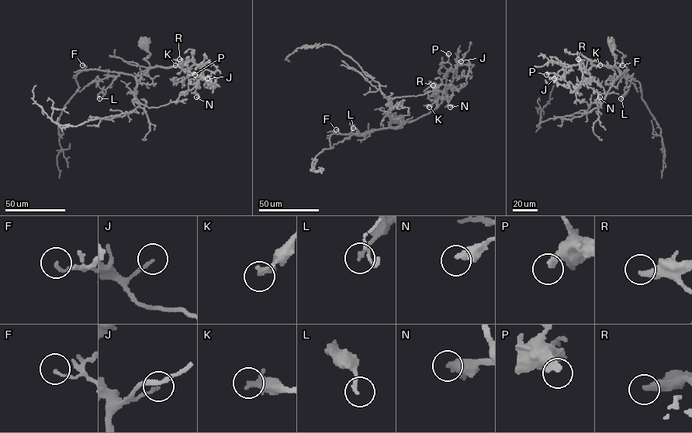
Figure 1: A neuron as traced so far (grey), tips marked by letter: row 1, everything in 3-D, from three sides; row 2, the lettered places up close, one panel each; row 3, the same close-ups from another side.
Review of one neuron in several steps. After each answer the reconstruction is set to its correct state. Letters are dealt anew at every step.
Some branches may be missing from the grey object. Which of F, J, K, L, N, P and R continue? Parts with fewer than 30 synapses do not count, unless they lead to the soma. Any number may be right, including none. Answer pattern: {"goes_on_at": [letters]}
{"goes_on_at": ["R"]}

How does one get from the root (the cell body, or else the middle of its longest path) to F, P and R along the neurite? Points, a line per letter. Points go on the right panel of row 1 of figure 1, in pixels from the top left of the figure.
F: (610, 44), (610, 50), (621, 76), (627, 70), (626, 67), (622, 65)
P: (610, 44), (616, 67), (590, 61), (578, 52), (578, 63), (568, 67), (562, 76), (554, 73), (546, 74)
R: (610, 44), (616, 67), (590, 61), (578, 52), (579, 64), (584, 69), (578, 59)

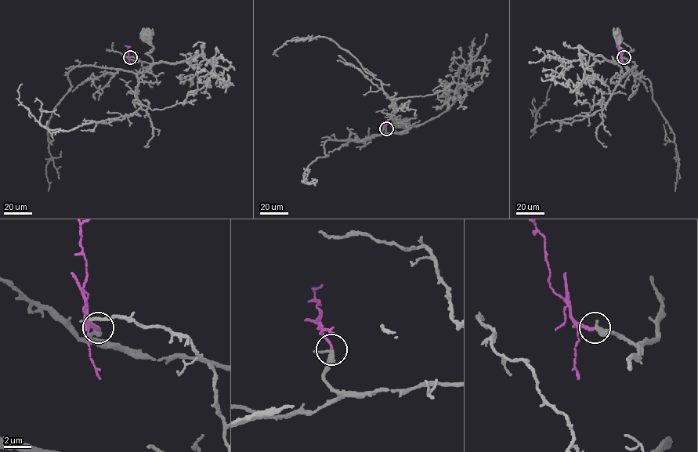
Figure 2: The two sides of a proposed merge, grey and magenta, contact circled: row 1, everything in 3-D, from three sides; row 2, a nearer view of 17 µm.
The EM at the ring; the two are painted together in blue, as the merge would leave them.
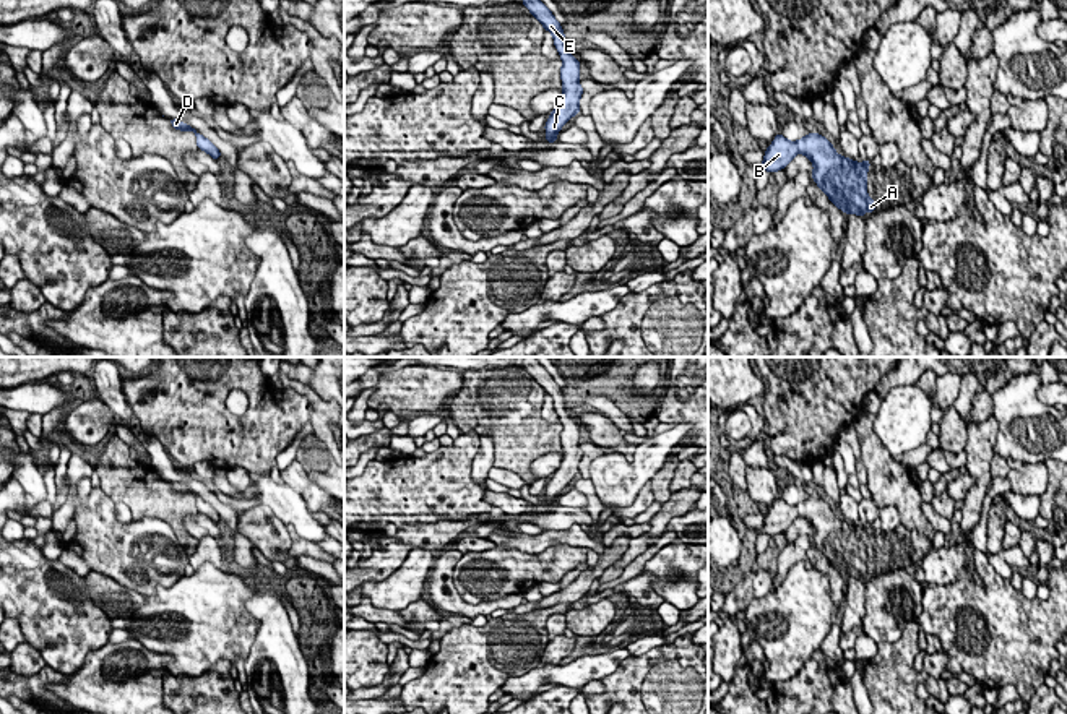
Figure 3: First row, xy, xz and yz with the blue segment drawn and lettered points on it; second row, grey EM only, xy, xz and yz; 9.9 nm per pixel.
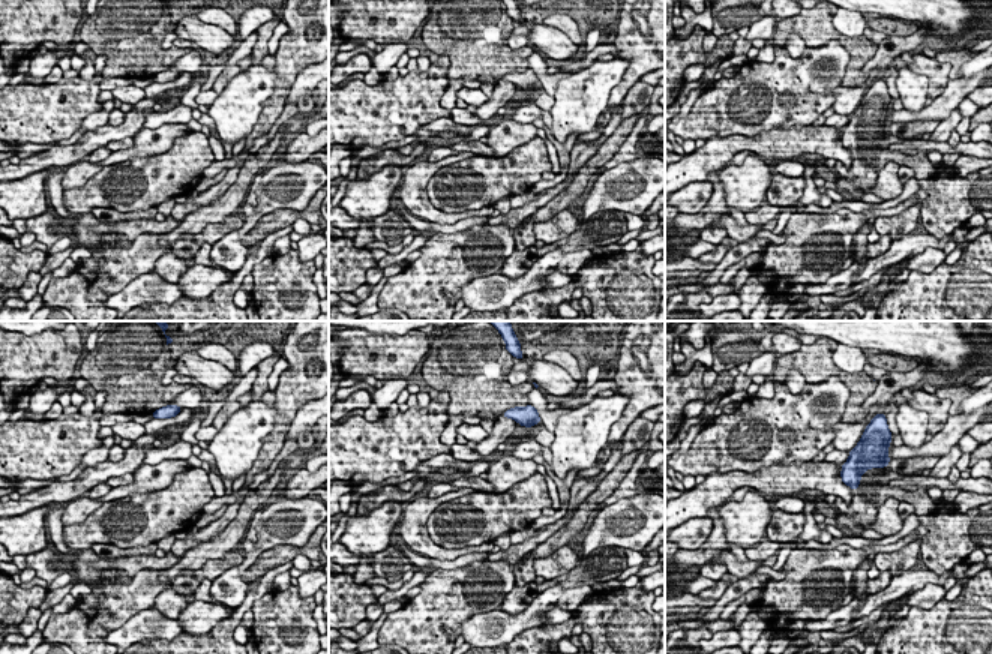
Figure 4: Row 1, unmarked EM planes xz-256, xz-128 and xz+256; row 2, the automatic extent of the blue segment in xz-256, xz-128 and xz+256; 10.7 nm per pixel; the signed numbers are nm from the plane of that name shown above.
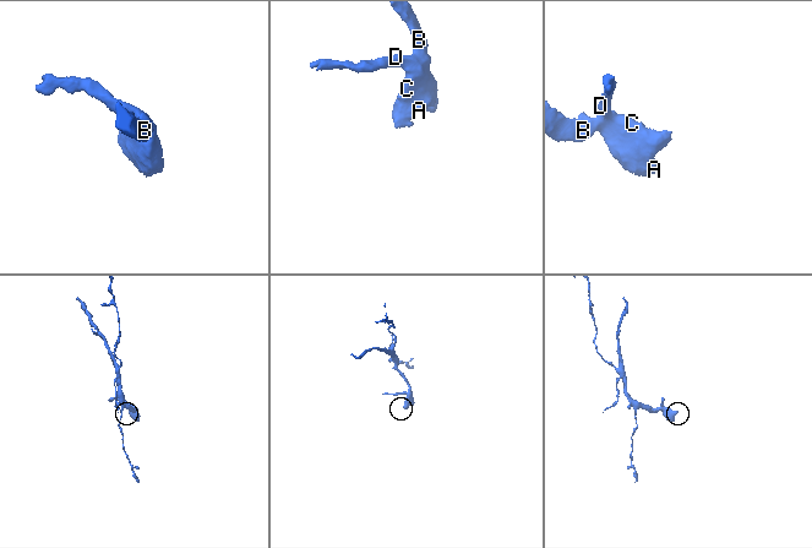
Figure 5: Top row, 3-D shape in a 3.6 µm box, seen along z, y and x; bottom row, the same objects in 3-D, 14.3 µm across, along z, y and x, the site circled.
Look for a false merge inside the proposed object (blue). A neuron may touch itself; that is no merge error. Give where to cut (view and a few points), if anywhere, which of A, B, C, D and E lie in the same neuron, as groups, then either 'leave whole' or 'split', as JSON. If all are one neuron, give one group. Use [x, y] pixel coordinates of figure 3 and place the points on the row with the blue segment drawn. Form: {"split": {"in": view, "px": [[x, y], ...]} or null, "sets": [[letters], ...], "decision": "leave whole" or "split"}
{"split": null, "sets": [["A", "B", "C", "D", "E"]], "decision": "leave whole"}

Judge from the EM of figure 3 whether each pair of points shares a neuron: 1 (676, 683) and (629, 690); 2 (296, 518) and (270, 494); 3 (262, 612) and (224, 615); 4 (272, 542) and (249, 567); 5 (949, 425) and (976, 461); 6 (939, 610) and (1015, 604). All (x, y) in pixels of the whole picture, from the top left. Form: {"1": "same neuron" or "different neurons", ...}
{"1": "same neuron", "2": "same neuron", "3": "different neurons", "4": "different neurons", "5": "different neurons", "6": "same neuron"}

